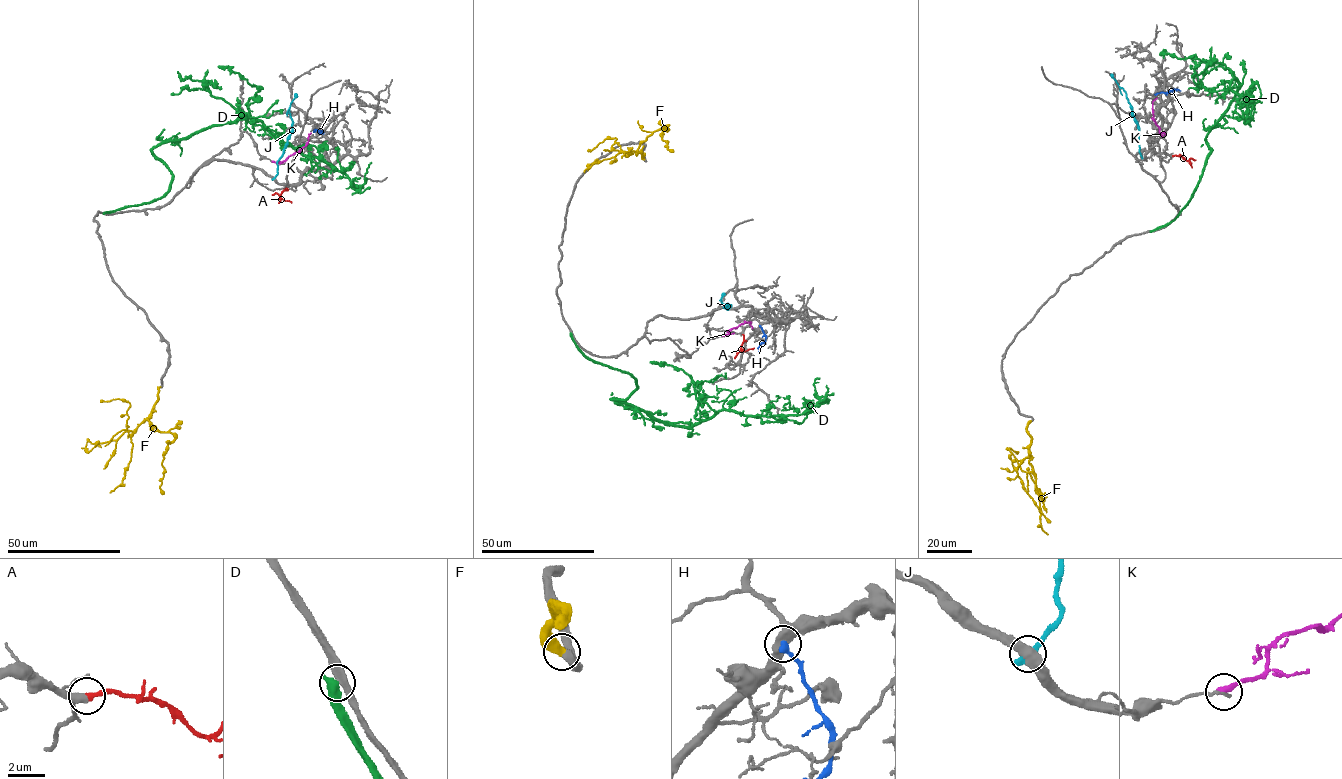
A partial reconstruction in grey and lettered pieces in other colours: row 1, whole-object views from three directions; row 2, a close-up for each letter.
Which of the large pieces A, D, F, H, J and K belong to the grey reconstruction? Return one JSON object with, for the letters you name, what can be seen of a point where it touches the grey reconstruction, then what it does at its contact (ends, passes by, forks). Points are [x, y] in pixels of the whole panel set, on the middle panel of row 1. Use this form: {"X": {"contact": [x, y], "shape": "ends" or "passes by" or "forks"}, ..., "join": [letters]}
{"A": {"contact": [743, 334], "shape": "ends"}, "F": {"contact": [644, 159], "shape": "ends"}, "join": ["A", "F"]}

